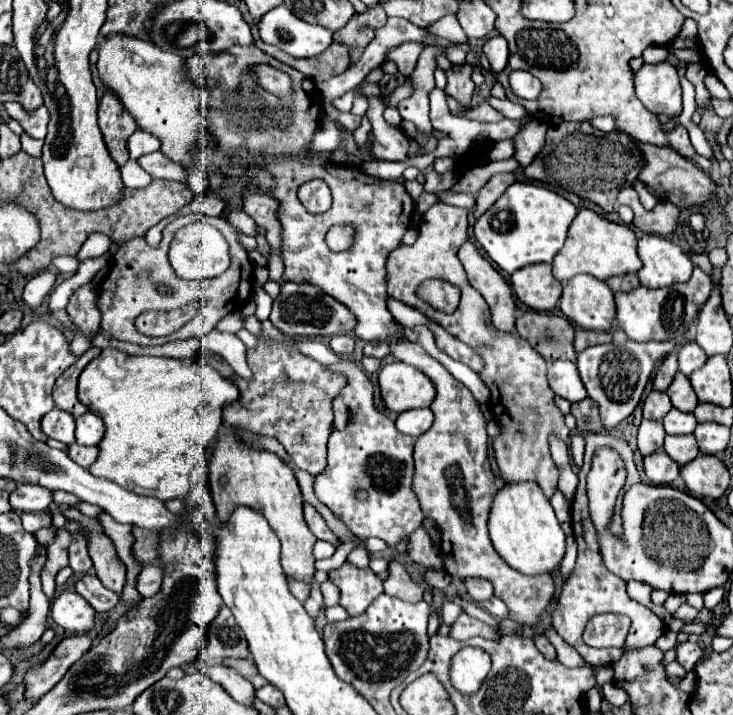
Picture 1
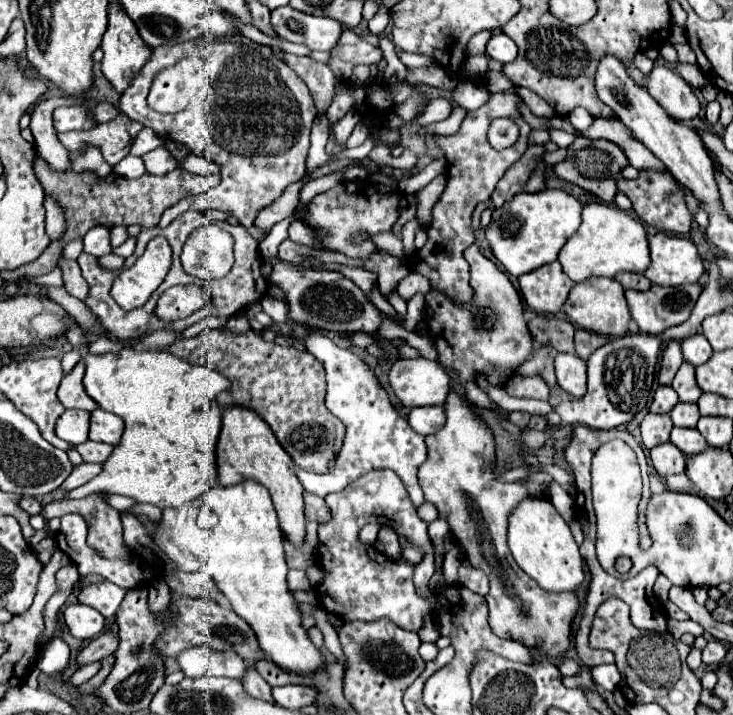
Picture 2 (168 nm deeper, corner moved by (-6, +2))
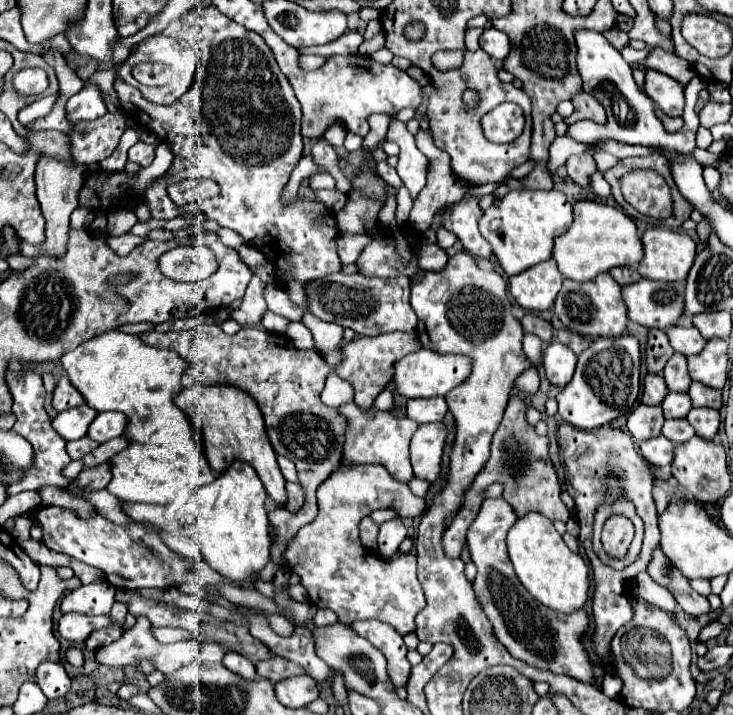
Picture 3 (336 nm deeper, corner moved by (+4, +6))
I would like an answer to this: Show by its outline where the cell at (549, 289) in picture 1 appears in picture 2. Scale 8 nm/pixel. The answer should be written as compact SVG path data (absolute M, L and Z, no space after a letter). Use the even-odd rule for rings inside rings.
M553 261L519 277L525 303L539 313L559 313L575 283L563 273L561 263Z

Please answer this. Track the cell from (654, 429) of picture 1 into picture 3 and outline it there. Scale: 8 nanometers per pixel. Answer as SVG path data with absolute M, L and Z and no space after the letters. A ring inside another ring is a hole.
M639 405L631 415L629 415L629 421L627 421L627 429L629 433L633 435L633 439L639 443L639 441L645 441L645 439L651 439L651 437L657 437L661 433L661 427L663 427L663 413L657 415L657 411L661 411L661 407L649 407L649 405Z

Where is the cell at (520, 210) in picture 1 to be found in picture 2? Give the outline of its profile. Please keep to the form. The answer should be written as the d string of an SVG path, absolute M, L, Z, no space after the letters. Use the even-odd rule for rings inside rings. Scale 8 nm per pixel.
M545 189L539 193L519 193L503 207L493 211L493 221L485 229L493 255L513 277L531 273L541 265L553 263L567 239L581 225L583 205L561 189Z

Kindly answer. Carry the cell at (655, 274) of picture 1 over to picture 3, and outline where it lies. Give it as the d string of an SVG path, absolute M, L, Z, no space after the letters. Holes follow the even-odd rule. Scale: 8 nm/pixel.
M649 227L643 233L645 257L637 273L655 281L685 281L695 259L695 241L687 233Z

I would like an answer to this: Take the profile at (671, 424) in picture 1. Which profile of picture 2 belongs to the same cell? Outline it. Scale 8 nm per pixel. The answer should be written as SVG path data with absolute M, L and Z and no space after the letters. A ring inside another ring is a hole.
M677 403L671 411L671 419L675 427L695 427L699 421L699 409L695 403Z

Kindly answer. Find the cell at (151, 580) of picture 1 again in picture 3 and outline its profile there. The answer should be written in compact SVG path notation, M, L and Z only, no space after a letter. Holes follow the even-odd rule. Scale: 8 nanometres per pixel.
M137 615L137 623L125 631L121 635L121 639L117 639L115 643L101 647L97 651L97 661L101 665L109 665L109 667L125 667L131 663L139 663L139 661L151 661L155 669L159 669L161 673L169 675L177 669L181 669L183 665L189 665L193 661L203 661L203 663L221 663L225 657L225 649L219 643L205 643L205 641L177 641L177 643L167 643L161 645L153 635L151 635L151 623L145 615Z

